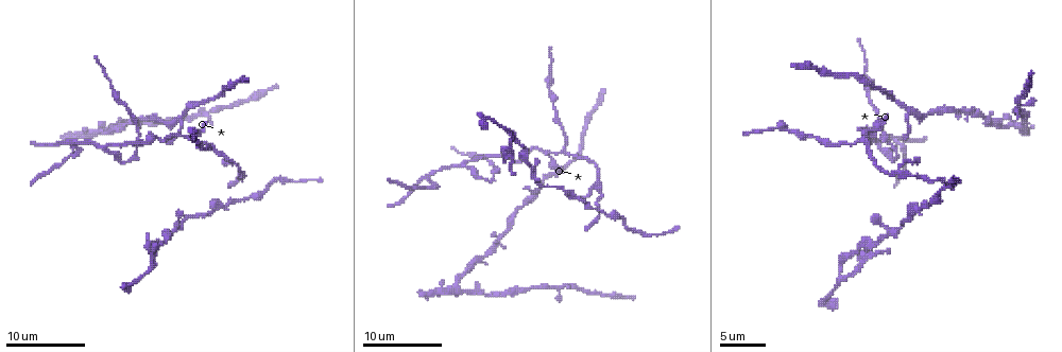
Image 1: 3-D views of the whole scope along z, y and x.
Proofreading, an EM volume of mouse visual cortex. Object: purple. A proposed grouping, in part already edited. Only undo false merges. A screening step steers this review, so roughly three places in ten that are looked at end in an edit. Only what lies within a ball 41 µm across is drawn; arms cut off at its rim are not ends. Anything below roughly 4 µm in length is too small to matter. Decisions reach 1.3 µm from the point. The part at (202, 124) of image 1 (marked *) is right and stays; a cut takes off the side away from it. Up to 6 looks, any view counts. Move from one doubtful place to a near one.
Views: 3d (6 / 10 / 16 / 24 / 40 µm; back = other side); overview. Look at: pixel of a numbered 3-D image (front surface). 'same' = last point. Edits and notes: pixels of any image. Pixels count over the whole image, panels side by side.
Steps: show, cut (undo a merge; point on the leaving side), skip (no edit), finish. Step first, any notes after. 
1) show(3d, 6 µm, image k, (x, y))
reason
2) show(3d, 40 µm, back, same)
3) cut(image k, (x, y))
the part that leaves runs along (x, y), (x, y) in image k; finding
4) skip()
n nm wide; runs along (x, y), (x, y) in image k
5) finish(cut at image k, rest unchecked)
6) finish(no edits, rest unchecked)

show(3d, 10 µm, image 1, (208, 144))
three-way junction

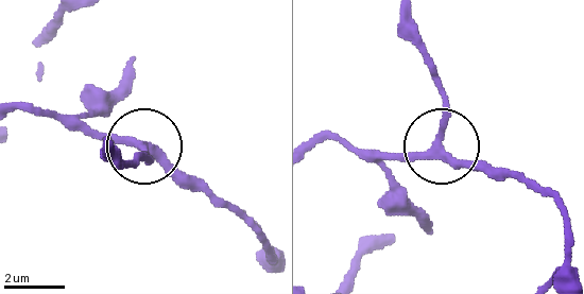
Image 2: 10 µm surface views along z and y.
skip()
270 nm wide; runs along (418, 224), (383, 158), (439, 148), (442, 87), (433, 59) in image 2; all the same cell

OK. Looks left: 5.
show(3d, 10 µm, image 1, (463, 164))
arms part here

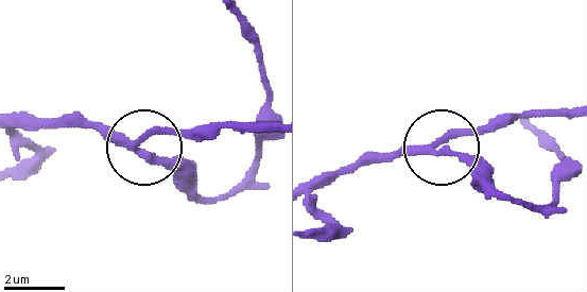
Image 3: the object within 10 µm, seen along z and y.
skip()
210 nm wide; runs along (274, 129), (190, 129), (137, 151), (64, 116) in image 3; one cell here

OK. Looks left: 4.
show(3d, 16 µm, image 1, (507, 132))

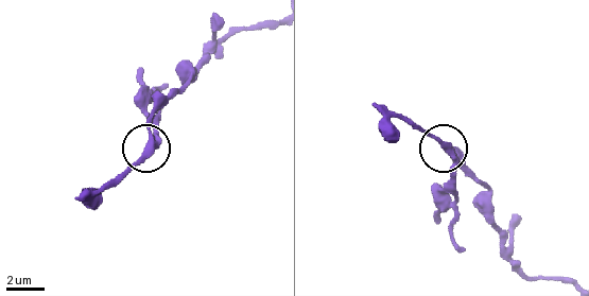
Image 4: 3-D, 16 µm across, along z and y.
skip()
300 nm wide; runs along (554, 279), (525, 274), (494, 222), (487, 189), (417, 124) in image 4; continuous, no second cell

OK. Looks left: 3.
finish(no edits, rest unchecked)

